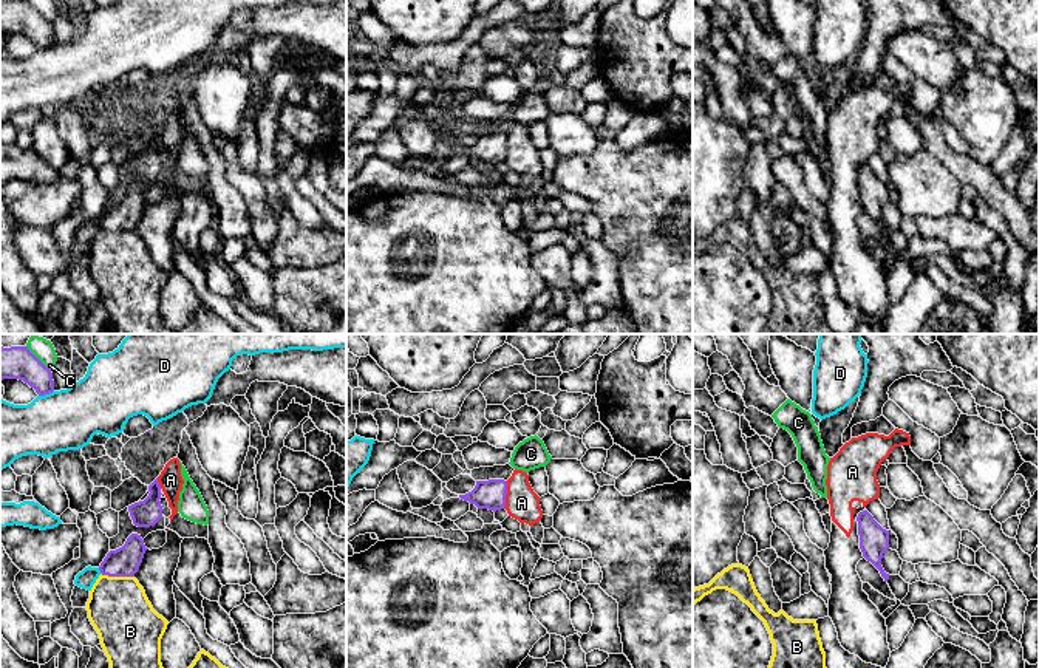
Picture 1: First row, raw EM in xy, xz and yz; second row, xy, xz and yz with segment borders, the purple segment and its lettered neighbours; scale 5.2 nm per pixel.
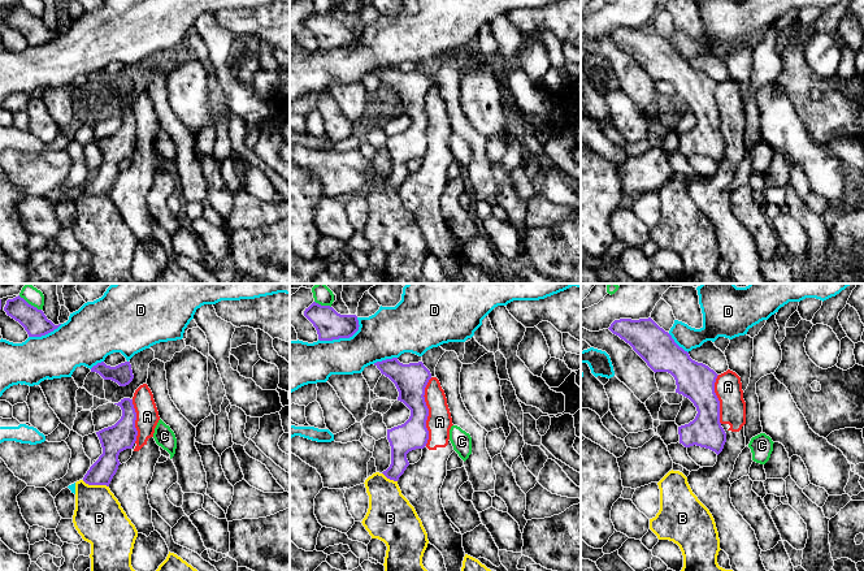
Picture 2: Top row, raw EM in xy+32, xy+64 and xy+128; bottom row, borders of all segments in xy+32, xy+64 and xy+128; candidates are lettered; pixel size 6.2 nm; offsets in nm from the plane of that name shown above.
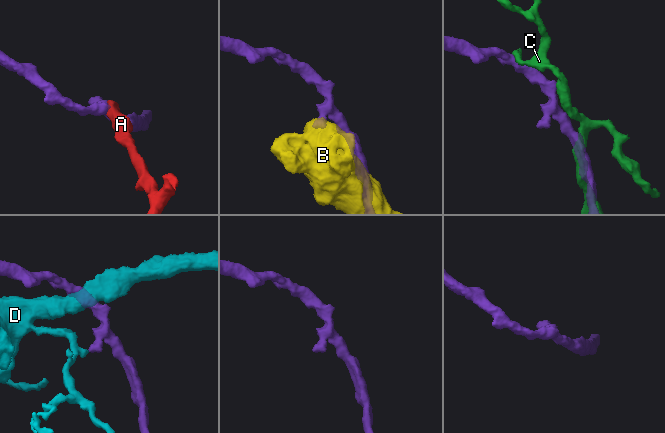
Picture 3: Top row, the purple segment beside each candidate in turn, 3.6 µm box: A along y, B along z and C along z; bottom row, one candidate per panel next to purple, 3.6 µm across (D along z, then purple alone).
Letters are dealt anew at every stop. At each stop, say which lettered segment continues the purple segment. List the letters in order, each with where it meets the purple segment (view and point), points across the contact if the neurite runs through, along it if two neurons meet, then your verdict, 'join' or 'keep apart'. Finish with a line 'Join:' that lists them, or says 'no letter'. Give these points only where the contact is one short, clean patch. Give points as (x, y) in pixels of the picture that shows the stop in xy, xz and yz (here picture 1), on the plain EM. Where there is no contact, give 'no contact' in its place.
A: contact xz (506, 147); border xz (506, 135), (506, 158), (503, 161); keep apart
B: contact xy (118, 229); keep apart
C: contact xy (37, 13); keep apart
D: contact xy (45, 47); border xy (53, 44), (39, 50); keep apart
Join: no letter

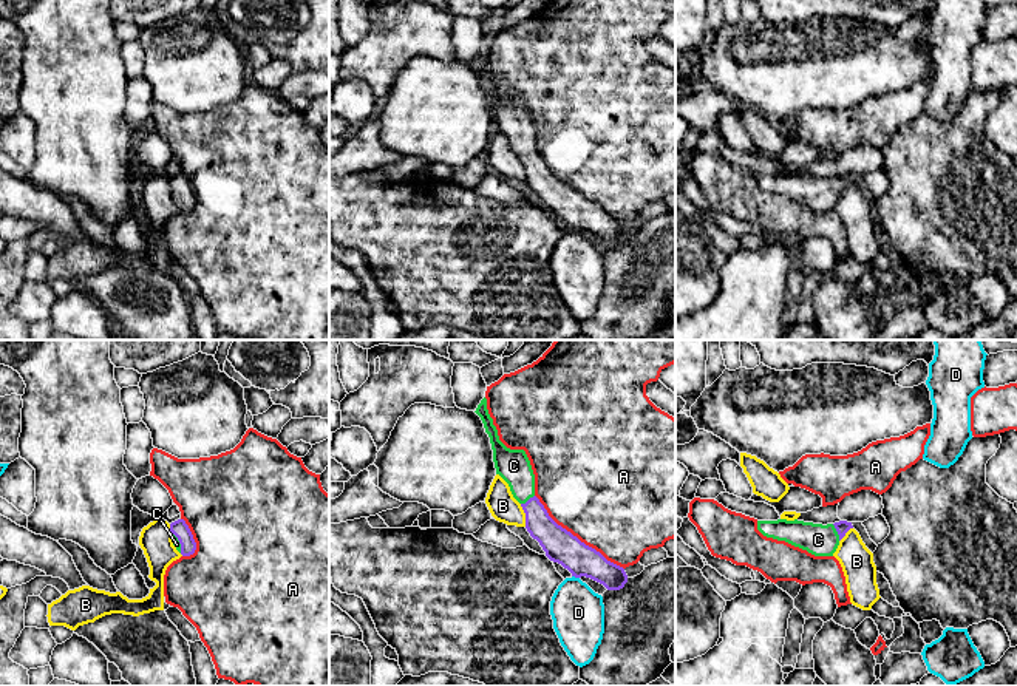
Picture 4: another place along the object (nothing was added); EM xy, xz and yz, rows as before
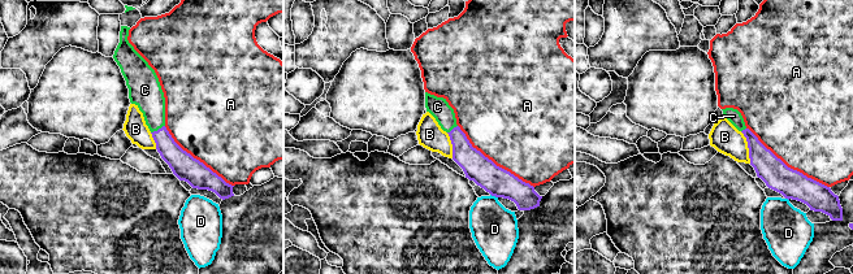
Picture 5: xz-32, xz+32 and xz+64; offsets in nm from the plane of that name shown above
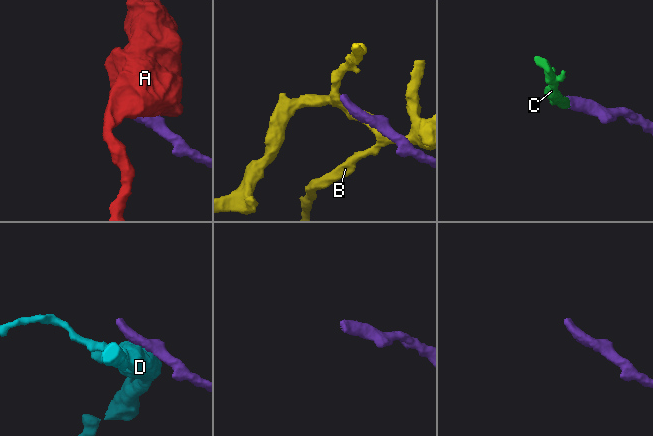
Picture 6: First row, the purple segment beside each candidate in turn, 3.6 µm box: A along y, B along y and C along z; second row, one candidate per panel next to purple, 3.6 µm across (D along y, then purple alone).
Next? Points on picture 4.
A: contact xz (575, 190); keep apart
B: contact xz (526, 169); keep apart
C: contact yz (836, 184); way yz (843, 181), (836, 184), (824, 193), (818, 193); join
D: contact xz (575, 230); border xz (572, 229), (578, 232); keep apart
Join: C

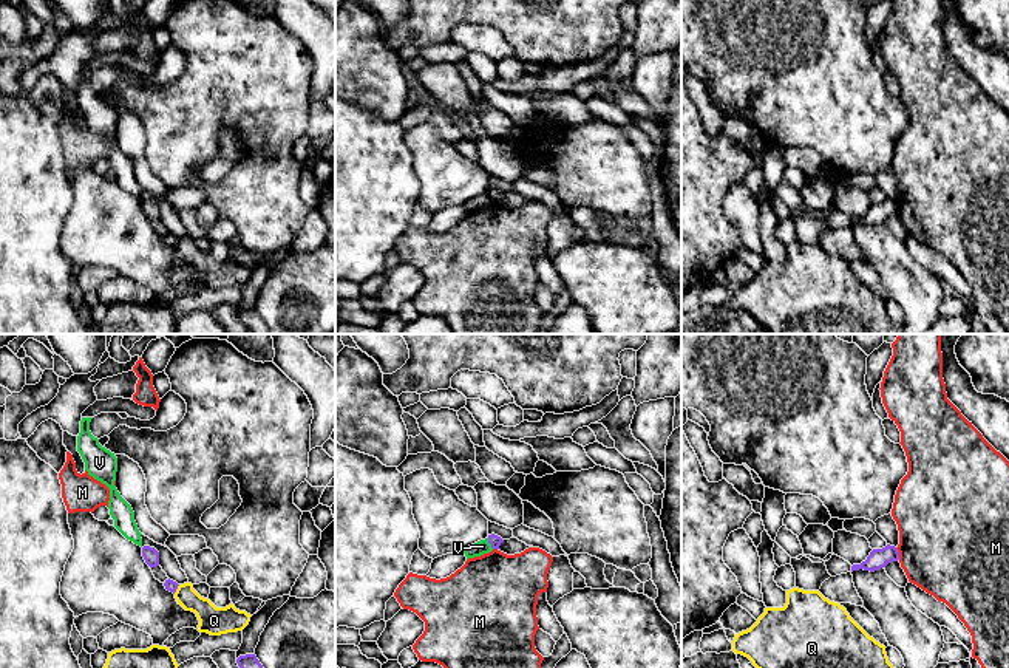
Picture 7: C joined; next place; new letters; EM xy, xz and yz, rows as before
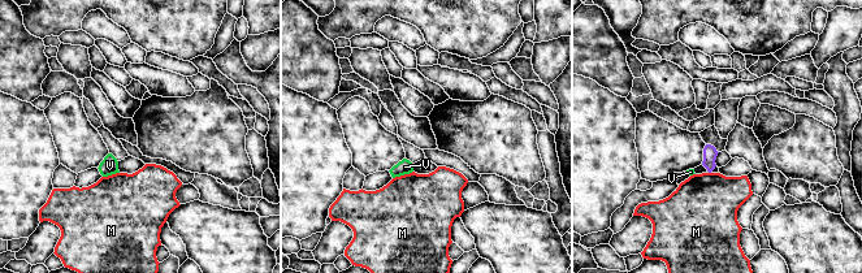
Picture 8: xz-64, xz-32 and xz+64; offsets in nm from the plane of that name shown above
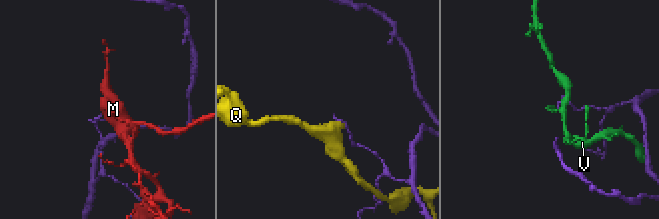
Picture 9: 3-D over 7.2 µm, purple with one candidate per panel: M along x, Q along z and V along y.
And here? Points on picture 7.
M: contact yz (898, 207); keep apart
Q: contact xy (176, 241); keep apart
V: contact xz (489, 195); keep apart
Join: no letter

